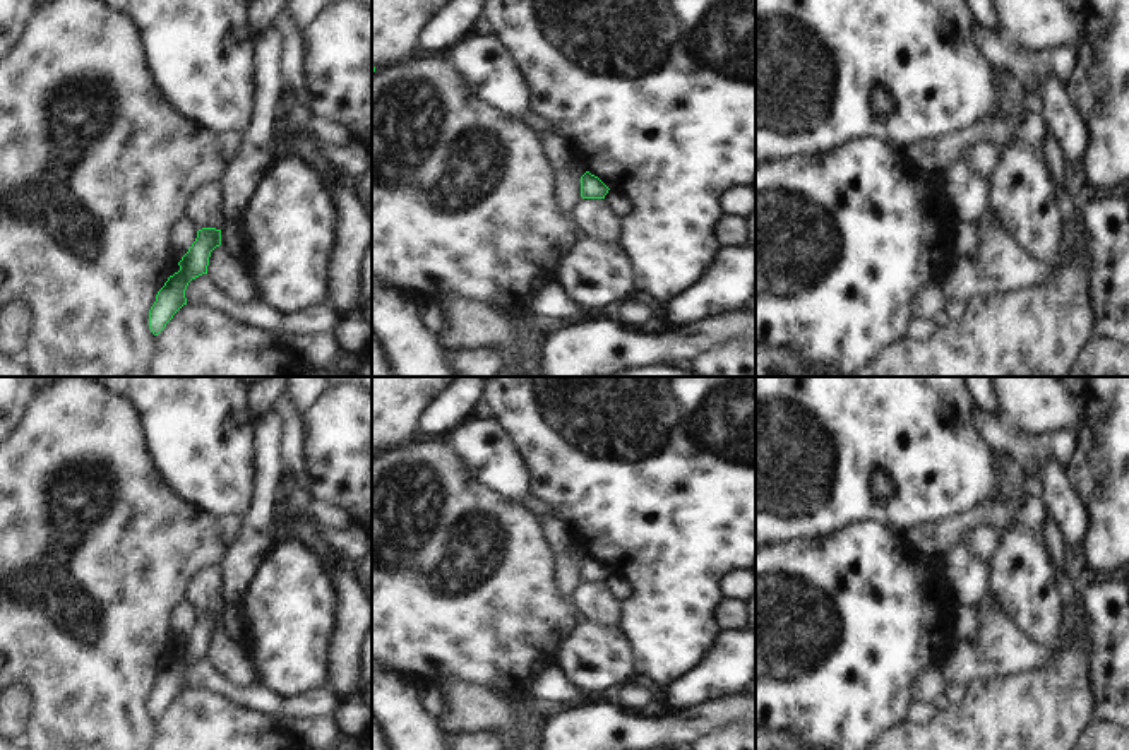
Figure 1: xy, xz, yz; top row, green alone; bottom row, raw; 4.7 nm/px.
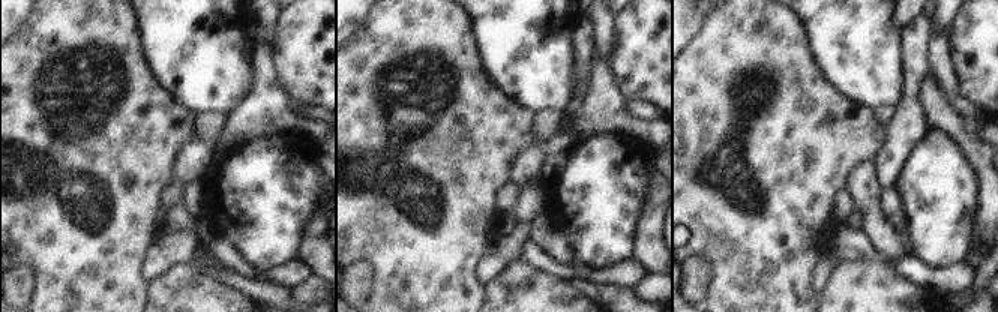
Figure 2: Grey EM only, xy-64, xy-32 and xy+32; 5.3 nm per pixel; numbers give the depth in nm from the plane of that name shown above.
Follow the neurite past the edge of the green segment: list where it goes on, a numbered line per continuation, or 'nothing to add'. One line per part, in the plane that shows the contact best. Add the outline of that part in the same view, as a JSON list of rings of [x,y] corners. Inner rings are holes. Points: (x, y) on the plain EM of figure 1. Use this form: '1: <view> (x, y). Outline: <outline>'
nothing to add

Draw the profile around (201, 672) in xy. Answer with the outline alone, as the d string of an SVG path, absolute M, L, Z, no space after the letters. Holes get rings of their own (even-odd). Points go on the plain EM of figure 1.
M207 658L188 666L185 682L188 688L204 688L228 699L235 705L260 712L271 719L281 719L283 723L290 723L296 717L332 717L341 704L341 697L329 685L291 699L272 692L259 682L247 687L236 687L218 675Z

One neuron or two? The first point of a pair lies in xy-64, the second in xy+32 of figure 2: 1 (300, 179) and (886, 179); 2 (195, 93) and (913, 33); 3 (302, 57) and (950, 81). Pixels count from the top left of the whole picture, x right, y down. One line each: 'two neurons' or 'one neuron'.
1: two neurons
2: two neurons
3: two neurons

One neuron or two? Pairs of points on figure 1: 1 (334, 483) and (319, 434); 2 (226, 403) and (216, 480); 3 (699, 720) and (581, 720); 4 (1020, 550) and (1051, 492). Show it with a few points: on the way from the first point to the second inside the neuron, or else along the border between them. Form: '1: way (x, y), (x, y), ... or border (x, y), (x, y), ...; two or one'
1: way (334, 471), (334, 449), (331, 446); one
2: way (216, 422), (216, 461); one
3: way (670, 728), (610, 728); one
4: border (1040, 495), (1049, 511); two

